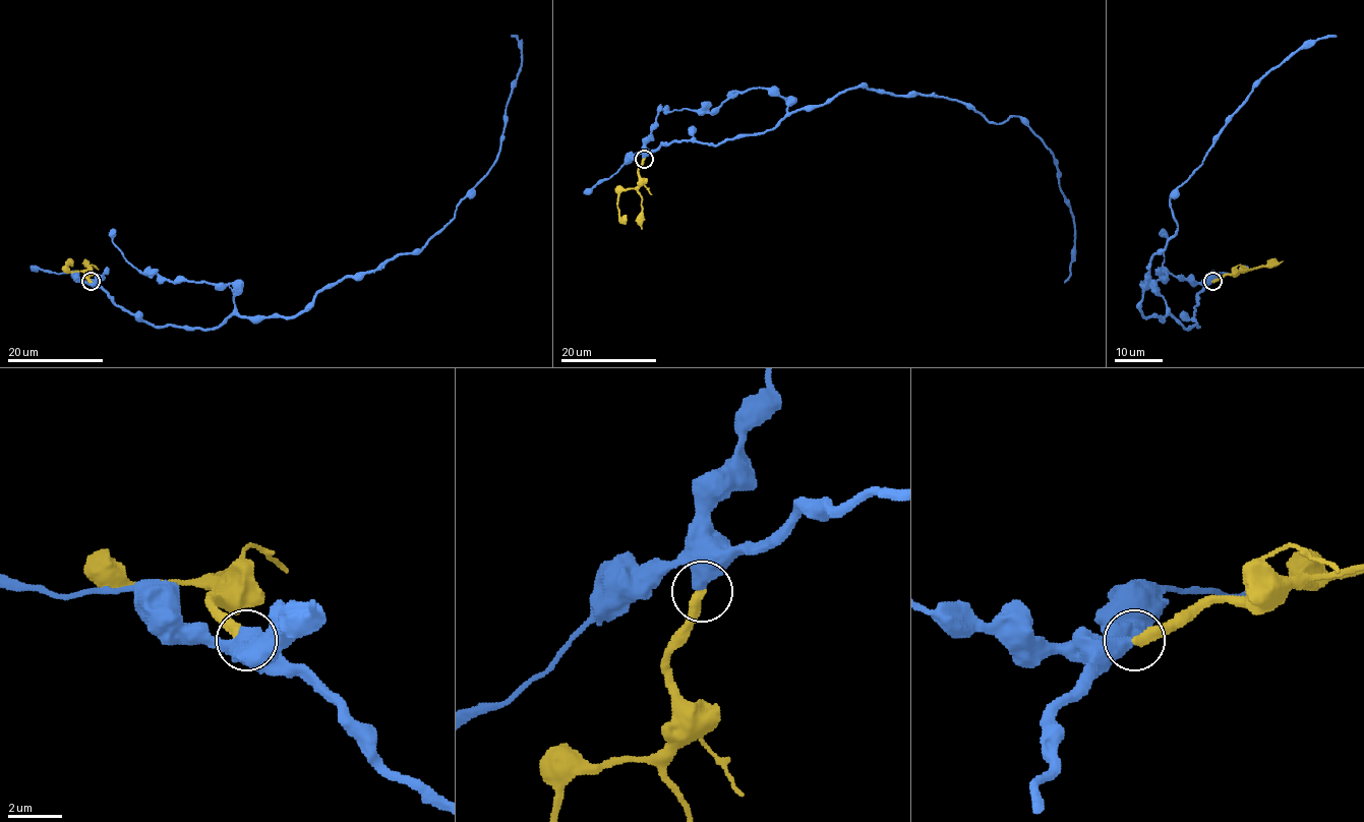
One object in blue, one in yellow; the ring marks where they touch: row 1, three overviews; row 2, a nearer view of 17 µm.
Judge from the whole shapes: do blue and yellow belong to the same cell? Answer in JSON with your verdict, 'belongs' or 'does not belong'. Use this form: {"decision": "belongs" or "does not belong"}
{"decision": "belongs"}

